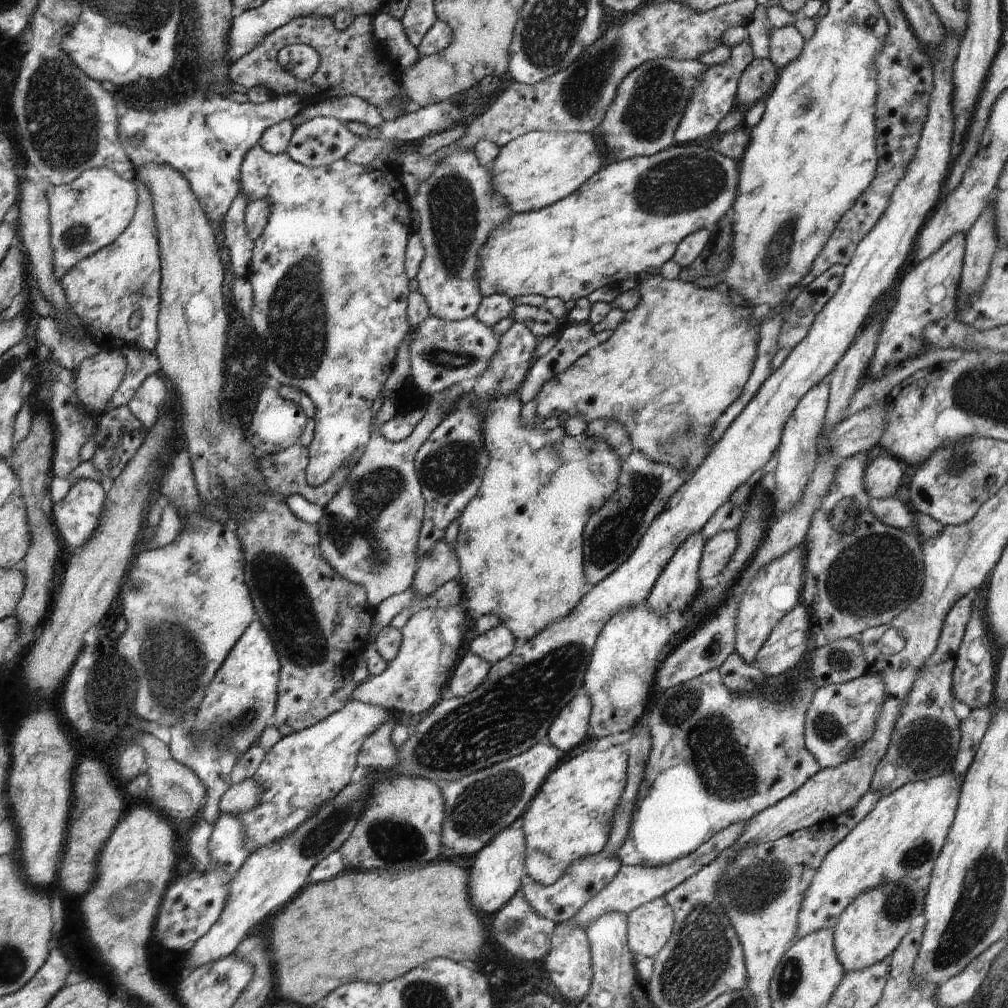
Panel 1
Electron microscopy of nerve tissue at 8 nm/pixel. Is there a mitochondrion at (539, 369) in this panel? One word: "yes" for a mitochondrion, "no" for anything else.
no

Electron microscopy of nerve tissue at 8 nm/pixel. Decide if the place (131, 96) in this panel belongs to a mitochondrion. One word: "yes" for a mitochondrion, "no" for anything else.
no

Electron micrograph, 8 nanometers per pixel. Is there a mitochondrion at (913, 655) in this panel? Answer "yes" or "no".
no

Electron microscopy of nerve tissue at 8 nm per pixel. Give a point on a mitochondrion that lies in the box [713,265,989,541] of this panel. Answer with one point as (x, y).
(963, 459)

